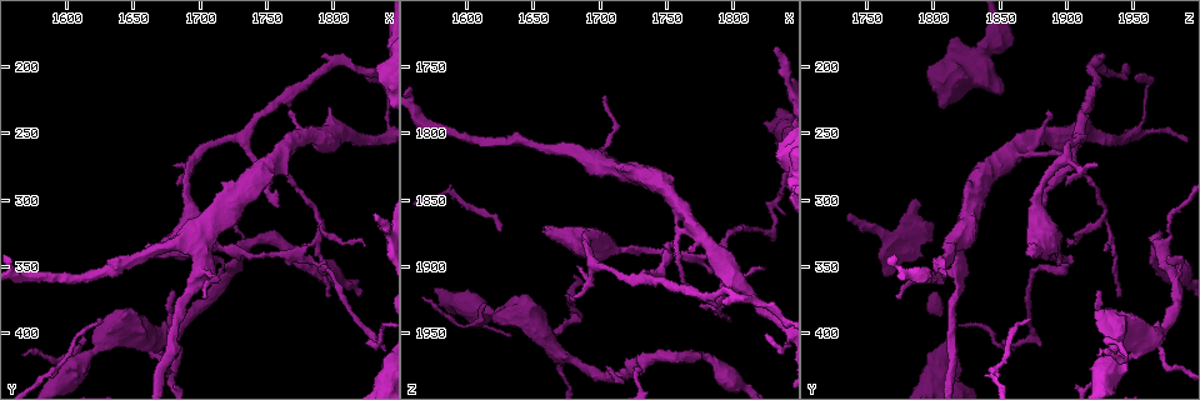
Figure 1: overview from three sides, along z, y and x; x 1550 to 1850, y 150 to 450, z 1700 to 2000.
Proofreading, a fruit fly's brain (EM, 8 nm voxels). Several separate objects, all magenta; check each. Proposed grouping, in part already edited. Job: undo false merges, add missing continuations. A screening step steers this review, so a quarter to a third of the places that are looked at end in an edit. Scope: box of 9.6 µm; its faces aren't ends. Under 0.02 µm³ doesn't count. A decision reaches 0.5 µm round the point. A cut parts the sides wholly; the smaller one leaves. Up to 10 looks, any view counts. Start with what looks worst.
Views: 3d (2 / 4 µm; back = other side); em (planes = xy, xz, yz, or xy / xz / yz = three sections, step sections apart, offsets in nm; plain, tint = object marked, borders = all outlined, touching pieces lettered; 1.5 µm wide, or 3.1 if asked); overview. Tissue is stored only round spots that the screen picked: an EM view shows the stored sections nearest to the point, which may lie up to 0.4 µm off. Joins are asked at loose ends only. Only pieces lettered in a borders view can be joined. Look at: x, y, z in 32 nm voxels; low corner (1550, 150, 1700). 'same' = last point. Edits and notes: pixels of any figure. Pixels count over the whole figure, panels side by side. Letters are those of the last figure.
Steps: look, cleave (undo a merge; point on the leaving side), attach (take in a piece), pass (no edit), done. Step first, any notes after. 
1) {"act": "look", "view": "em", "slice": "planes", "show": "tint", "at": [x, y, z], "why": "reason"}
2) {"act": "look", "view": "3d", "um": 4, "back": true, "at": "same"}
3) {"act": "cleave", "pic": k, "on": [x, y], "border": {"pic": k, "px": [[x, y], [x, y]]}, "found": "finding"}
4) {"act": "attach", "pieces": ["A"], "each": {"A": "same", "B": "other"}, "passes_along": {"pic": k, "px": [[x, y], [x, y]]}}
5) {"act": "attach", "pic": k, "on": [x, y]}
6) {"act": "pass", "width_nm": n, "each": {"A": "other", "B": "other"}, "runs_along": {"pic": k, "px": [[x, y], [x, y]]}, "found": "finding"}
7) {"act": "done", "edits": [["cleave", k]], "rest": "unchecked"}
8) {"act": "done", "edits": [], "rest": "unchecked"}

{"act": "look", "view": "em", "slice": "yz", "step": 8, "show": "tint", "at": [1824, 336, 1902], "why": "branch stops here"}

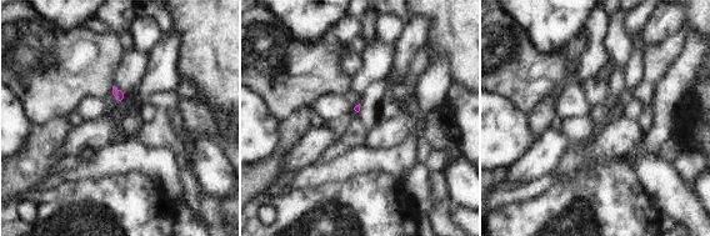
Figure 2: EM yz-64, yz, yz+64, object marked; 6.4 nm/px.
{"act": "look", "view": "em", "slice": "planes", "show": "borders", "at": "same", "why": "another direction"}

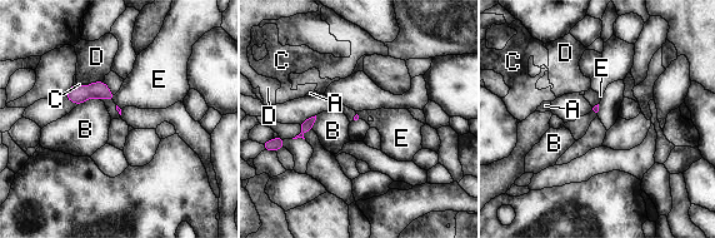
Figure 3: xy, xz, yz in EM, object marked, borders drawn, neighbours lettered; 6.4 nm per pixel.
{"act": "pass", "each": {"A": "other", "B": "other", "C": "other", "D": "other", "E": "other"}, "border": {"pic": 3, "px": [[99, 98], [88, 98], [78, 105]]}, "found": "no lettered piece goes on from it"}

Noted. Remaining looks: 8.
{"act": "look", "view": "3d", "um": 2, "at": [1706, 348, 1976], "why": "thin end"}

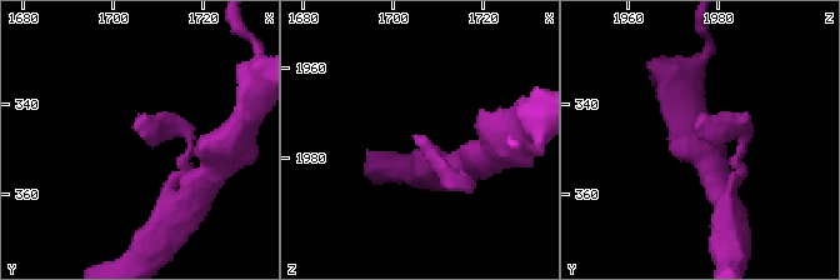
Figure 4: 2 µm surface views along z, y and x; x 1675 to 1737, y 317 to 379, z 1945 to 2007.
{"act": "look", "view": "em", "slice": "planes", "show": "plain", "at": [1706, 348, 1975], "why": "now the EM"}

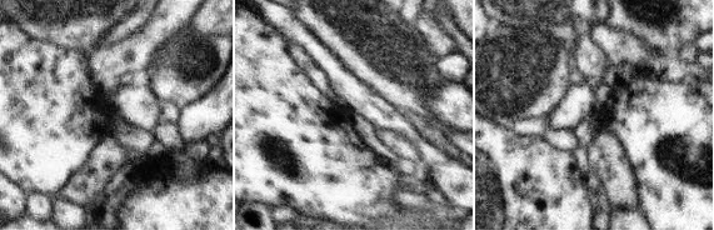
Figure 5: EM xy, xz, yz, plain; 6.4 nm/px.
{"act": "look", "view": "em", "slice": "planes", "show": "borders", "at": "same", "why": "see the neighbours"}

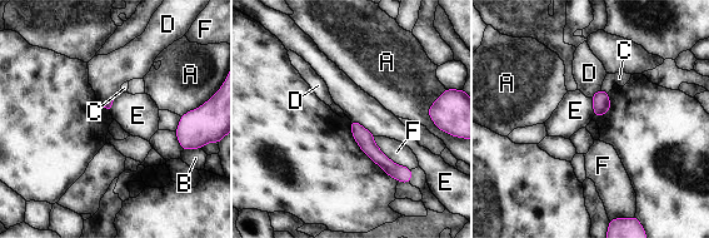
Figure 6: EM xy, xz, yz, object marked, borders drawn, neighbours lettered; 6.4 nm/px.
{"act": "pass", "each": {"A": "other", "B": "other", "C": "other", "D": "other", "E": "other", "F": "other"}, "runs_along": {"pic": 6, "px": [[353, 124], [367, 144], [399, 175]]}, "found": "none of them fits"}

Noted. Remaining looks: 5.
{"act": "look", "view": "em", "slice": "planes", "show": "borders", "at": [1678, 368, 1920], "why": "an open end"}

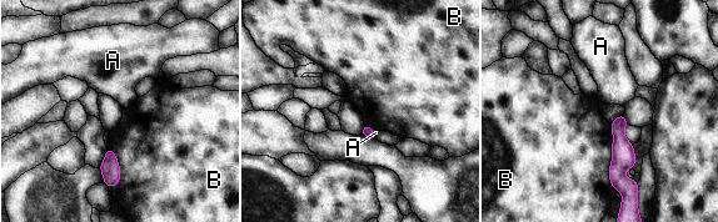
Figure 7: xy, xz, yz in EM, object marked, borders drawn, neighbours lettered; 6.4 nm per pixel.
{"act": "pass", "longest_contact_nm": ["B", 420], "each": {"A": "other", "B": "other"}, "border": {"pic": 7, "px": [[609, 125], [608, 180], [617, 190]]}, "found": "no lettered piece goes on from it"}

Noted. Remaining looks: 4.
{"act": "look", "view": "em", "slice": "yz", "step": 4, "show": "tint", "at": [1670, 412, 1970], "why": "small branch off a trunk"}

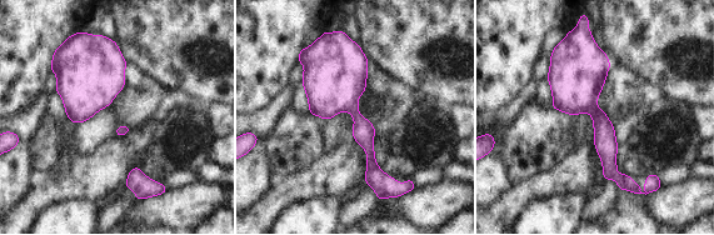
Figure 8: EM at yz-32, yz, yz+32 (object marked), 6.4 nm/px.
{"act": "look", "view": "em", "slice": "planes", "show": "borders", "at": "same"}

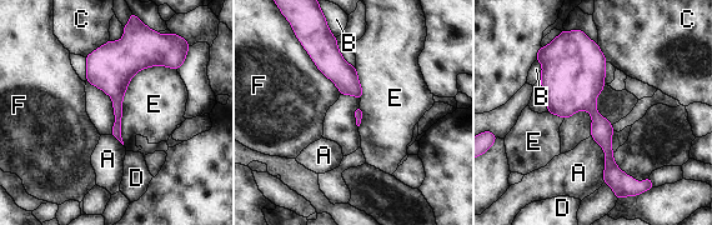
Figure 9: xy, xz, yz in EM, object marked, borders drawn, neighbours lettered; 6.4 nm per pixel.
{"act": "pass", "each": {"A": "other", "B": "other", "C": "other", "D": "other", "E": "other", "F": "other"}, "border": {"pic": 9, "px": [[176, 69], [133, 76], [123, 144]]}, "found": "one neuron here"}

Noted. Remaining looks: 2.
{"act": "done", "edits": [], "rest": "unchecked"}

